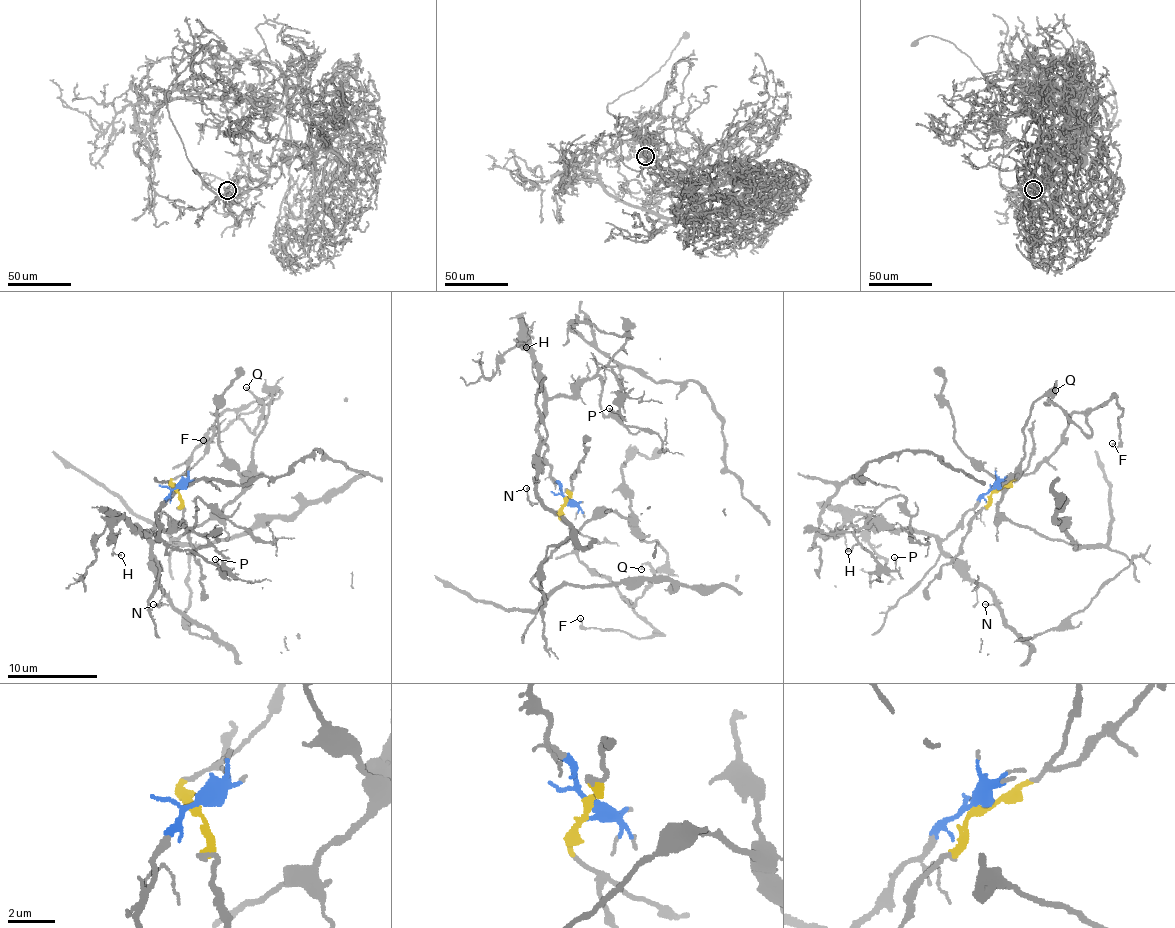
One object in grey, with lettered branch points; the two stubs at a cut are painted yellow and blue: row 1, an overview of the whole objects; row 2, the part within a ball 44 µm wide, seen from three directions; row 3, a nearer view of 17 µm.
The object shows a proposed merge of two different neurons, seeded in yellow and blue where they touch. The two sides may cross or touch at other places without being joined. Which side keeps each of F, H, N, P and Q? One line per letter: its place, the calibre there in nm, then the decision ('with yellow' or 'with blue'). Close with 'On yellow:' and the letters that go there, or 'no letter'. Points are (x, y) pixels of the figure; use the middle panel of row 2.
F: (580, 618) | 140 nm | with yellow
H: (526, 347) | 80 nm | with blue
N: (526, 488) | 120 nm | with blue
P: (609, 408) | 140 nm | with blue
Q: (641, 569) | 140 nm | with yellow
On yellow: F, Q

